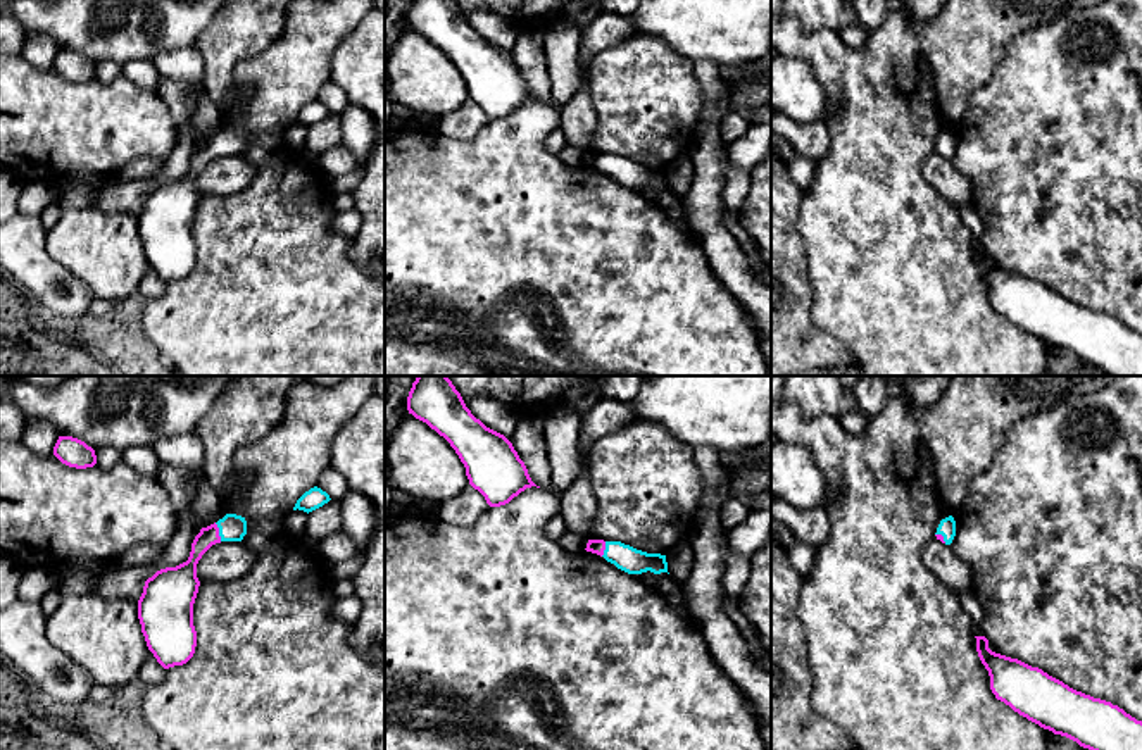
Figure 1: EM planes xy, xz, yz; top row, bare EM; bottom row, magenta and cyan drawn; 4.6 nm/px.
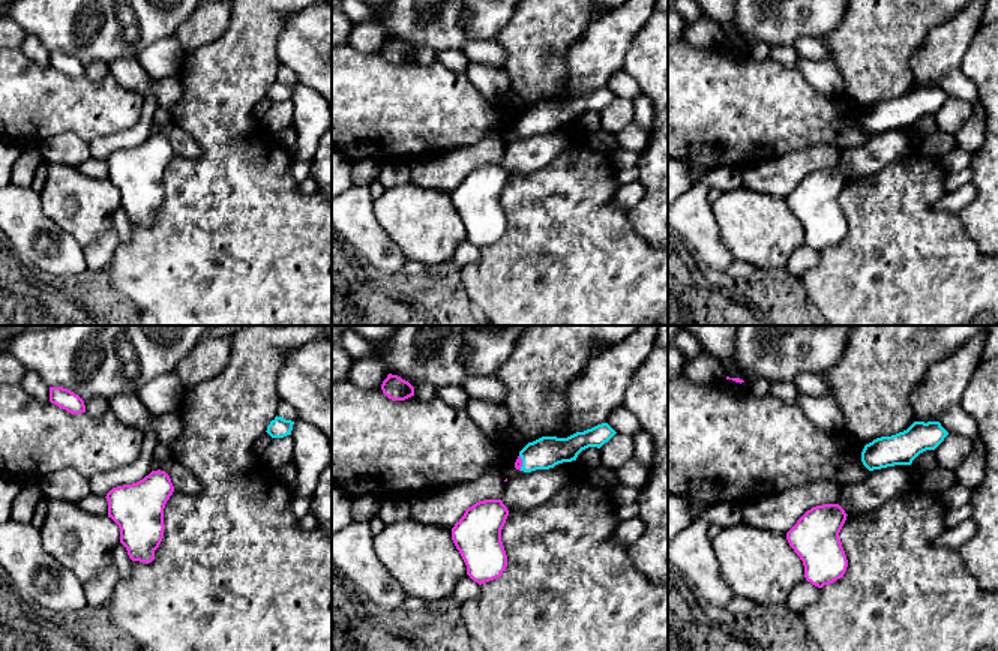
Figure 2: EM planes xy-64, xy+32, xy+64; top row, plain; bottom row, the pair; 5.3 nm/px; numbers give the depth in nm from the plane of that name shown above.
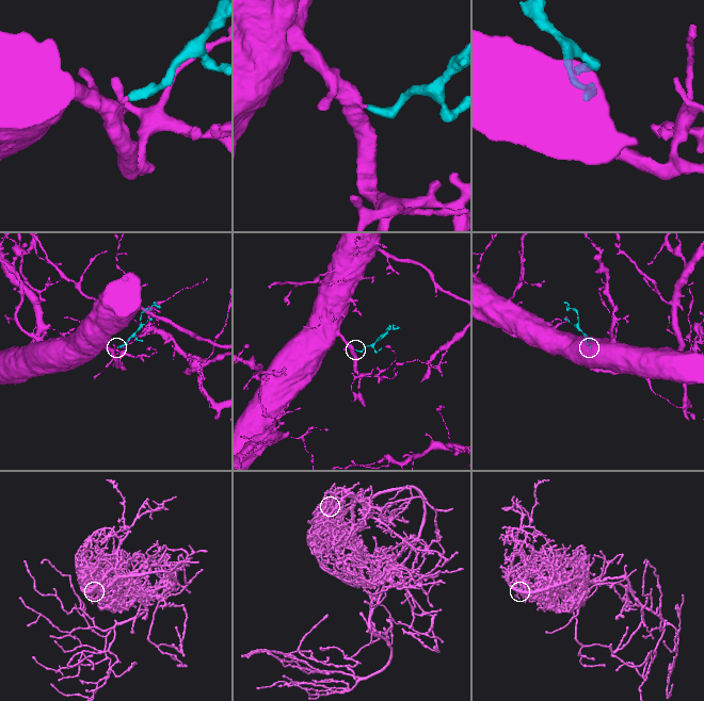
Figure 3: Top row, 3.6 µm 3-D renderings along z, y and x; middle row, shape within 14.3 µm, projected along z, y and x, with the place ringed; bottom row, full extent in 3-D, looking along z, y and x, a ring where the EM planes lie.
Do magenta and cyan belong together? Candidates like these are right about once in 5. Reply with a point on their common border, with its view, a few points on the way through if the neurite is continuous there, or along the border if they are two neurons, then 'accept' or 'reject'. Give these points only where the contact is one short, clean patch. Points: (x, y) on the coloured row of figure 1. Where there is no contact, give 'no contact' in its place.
contact xy (218, 531); way xy (185, 573), (197, 550), (218, 531), (232, 528); accept

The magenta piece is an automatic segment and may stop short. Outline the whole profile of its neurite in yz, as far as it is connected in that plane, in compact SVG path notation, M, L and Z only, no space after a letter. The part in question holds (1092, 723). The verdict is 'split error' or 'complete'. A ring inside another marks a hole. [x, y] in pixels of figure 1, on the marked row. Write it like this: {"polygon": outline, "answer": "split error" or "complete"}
{"polygon": "M985 636L975 638L992 693L1014 712L1089 750L1142 750L1142 721L1038 667L992 652Z", "answer": "complete"}

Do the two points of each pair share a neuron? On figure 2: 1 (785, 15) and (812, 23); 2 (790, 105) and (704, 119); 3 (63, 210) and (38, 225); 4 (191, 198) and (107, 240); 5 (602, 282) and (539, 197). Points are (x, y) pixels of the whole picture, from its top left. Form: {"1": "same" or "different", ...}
{"1": "same", "2": "same", "3": "different", "4": "different", "5": "same"}

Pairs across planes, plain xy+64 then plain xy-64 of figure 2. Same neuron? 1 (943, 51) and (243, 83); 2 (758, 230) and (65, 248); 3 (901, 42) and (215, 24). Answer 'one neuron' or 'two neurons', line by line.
1: one neuron
2: two neurons
3: one neuron

